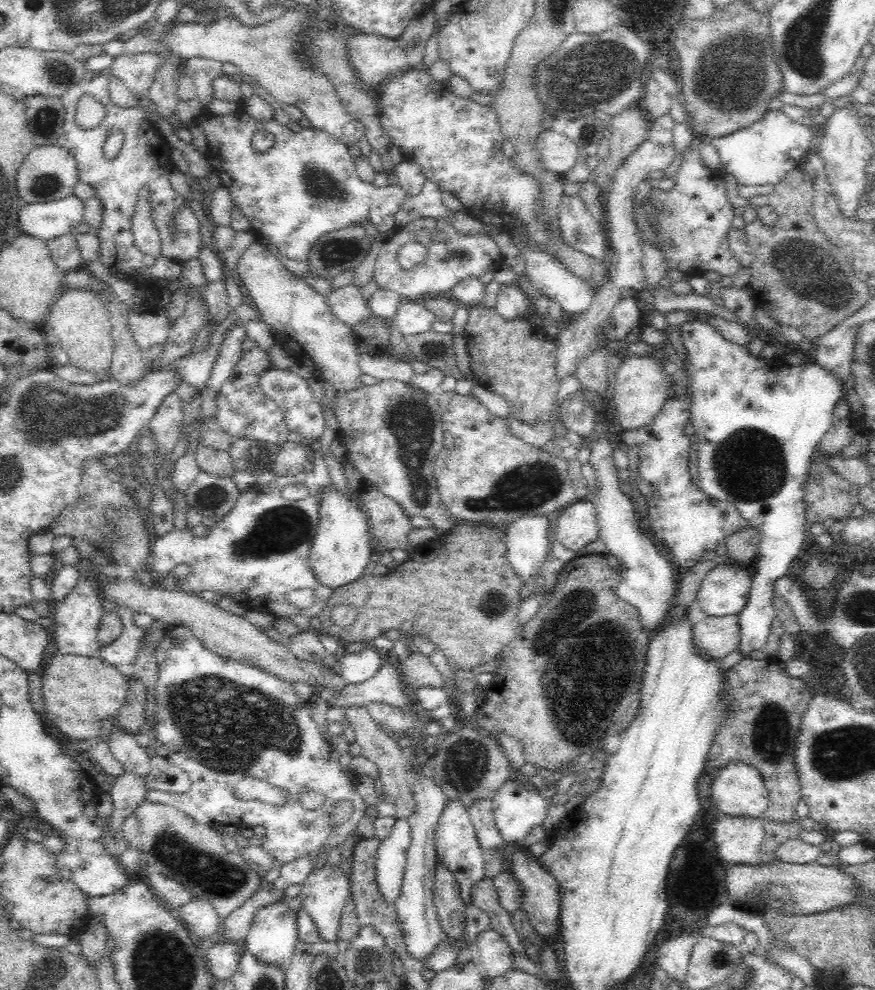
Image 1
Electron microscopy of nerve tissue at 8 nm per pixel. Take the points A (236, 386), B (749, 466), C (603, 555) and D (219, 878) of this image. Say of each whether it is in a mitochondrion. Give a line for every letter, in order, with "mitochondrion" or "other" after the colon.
A: other
B: mitochondrion
C: other
D: mitochondrion

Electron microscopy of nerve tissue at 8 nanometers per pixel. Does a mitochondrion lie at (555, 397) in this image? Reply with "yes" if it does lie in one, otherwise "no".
no

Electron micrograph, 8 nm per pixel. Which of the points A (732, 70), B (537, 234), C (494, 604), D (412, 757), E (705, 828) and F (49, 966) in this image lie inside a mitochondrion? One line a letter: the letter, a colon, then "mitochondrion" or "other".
A: mitochondrion
B: other
C: mitochondrion
D: other
E: other
F: mitochondrion

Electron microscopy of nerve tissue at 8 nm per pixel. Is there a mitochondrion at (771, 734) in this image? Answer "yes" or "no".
yes

